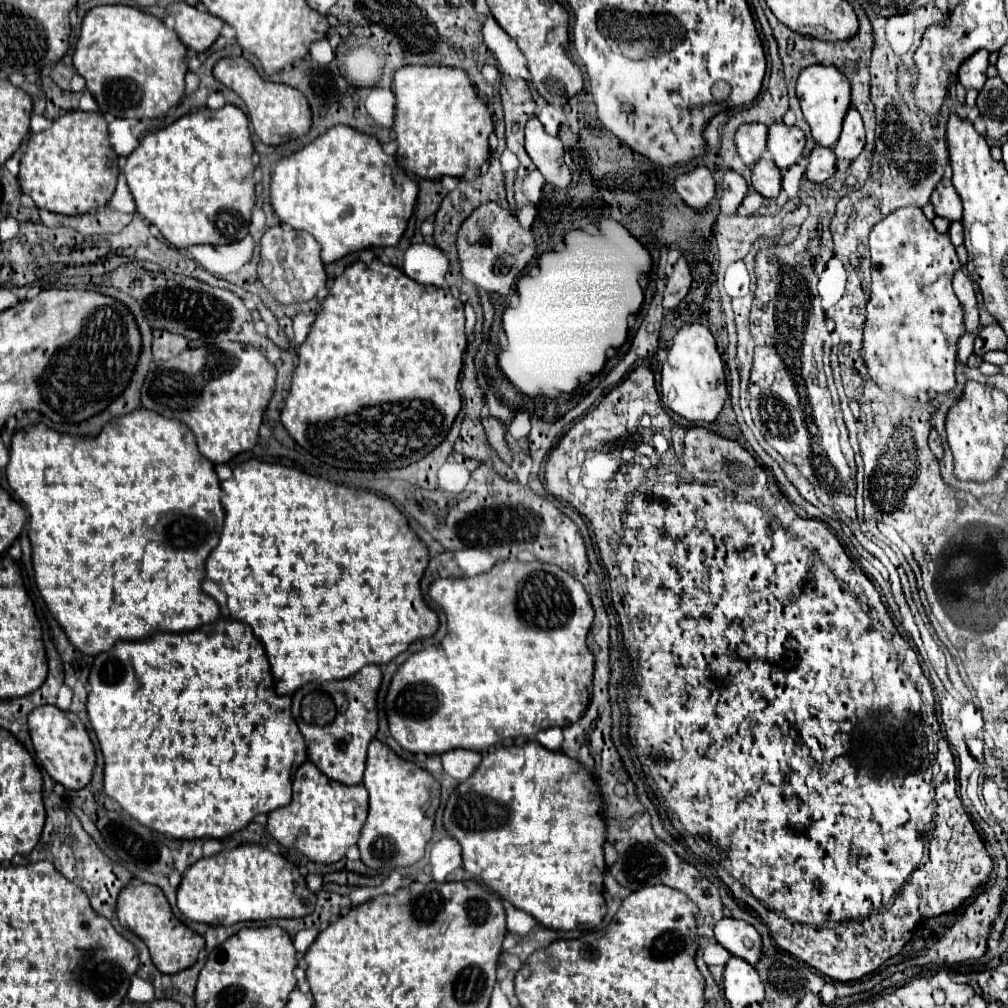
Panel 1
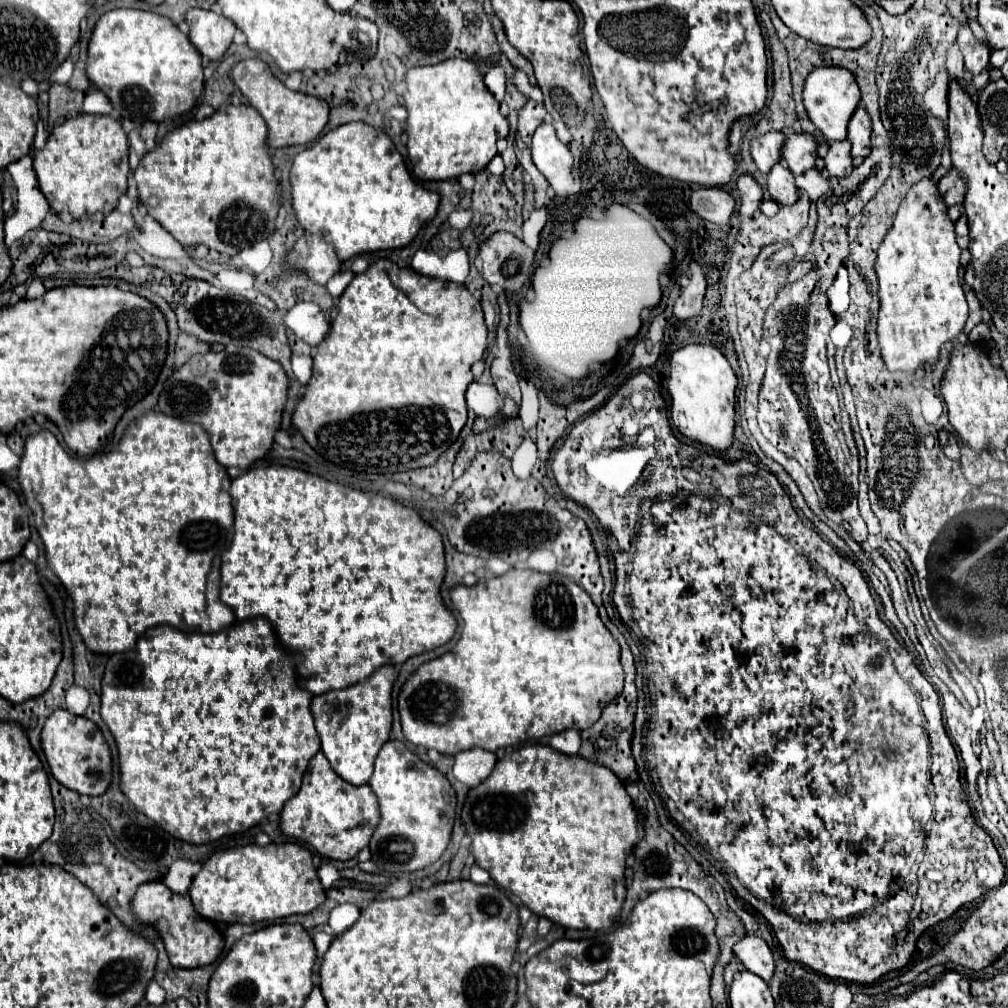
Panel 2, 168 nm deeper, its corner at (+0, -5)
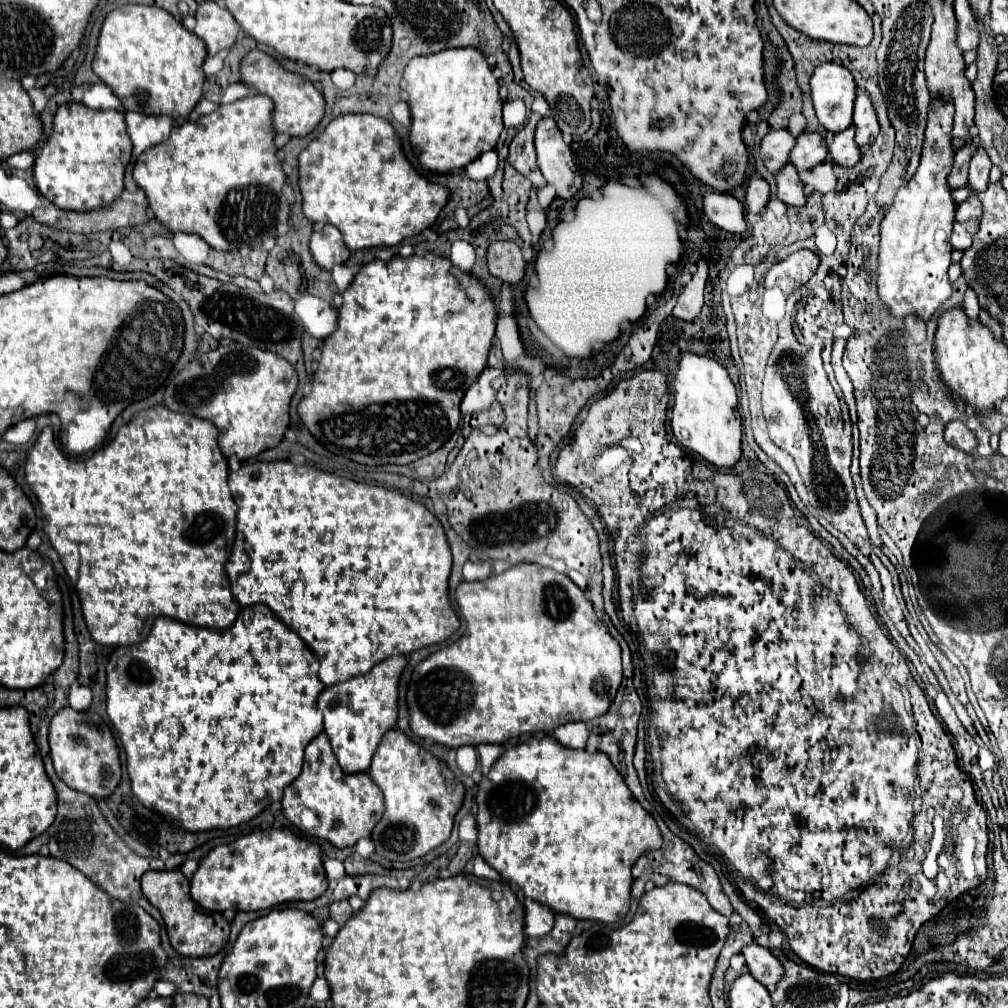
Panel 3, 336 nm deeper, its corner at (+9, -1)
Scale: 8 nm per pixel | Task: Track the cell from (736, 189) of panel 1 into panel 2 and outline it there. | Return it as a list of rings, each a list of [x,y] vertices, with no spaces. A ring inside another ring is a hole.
[[[740,175],[736,181],[736,191],[740,193],[738,213],[744,217],[750,217],[762,201],[762,187],[750,175]]]

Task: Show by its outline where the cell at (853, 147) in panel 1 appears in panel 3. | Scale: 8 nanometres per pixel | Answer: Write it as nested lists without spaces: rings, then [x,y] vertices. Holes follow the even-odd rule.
[[[861,91],[855,99],[855,115],[853,115],[853,125],[857,127],[857,145],[867,147],[873,143],[873,139],[879,135],[879,121],[877,113],[873,109],[871,97],[867,91]]]

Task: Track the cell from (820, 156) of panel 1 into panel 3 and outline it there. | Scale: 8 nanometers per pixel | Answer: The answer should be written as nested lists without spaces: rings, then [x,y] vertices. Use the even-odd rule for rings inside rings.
[[[849,127],[833,137],[833,143],[829,145],[829,155],[833,157],[833,163],[841,167],[853,167],[859,163],[861,151],[855,143],[855,127]]]

